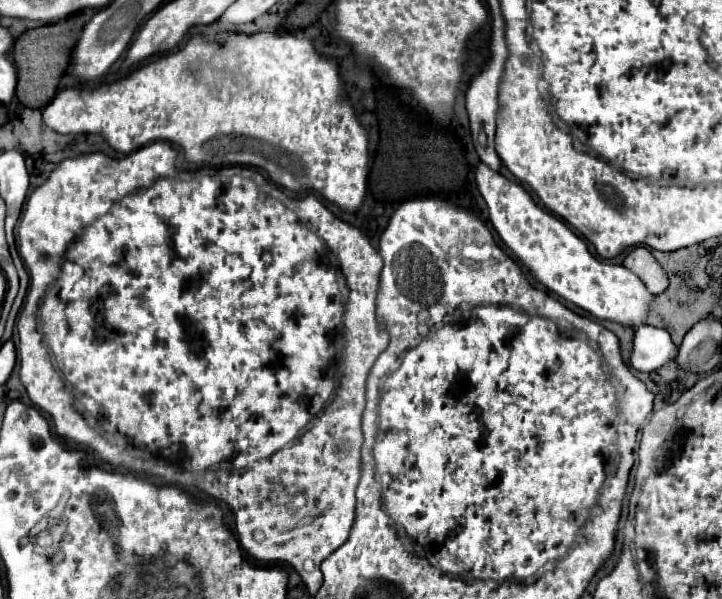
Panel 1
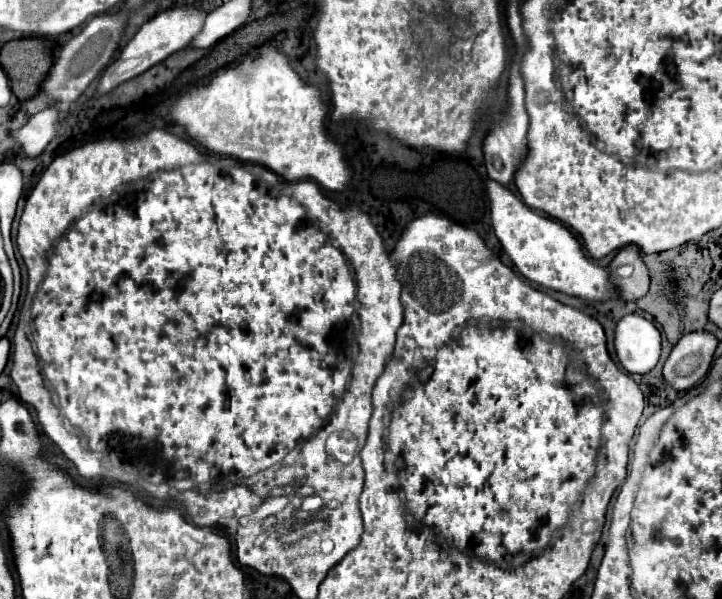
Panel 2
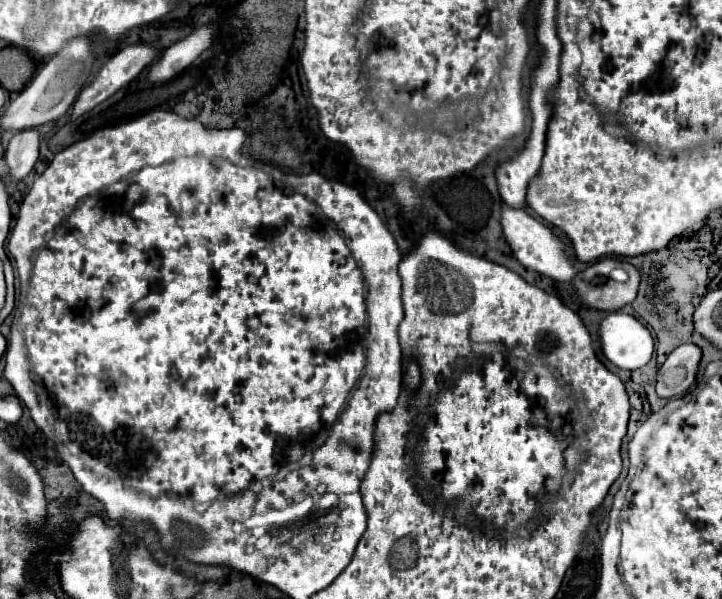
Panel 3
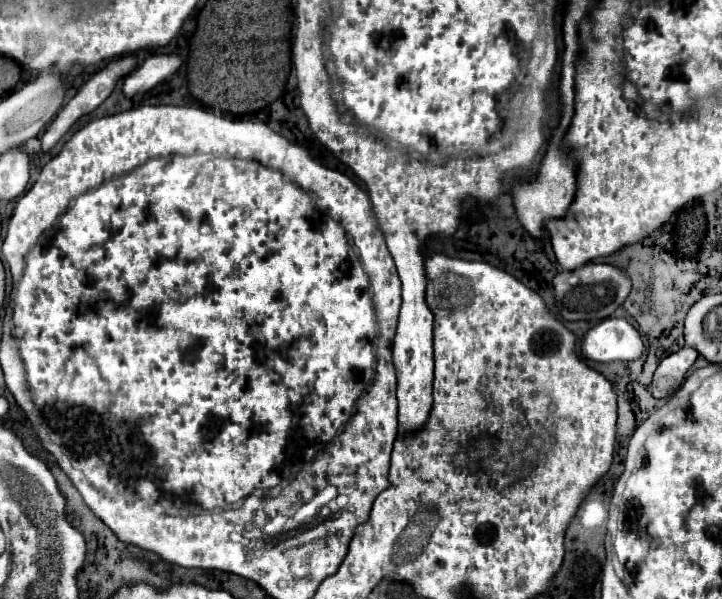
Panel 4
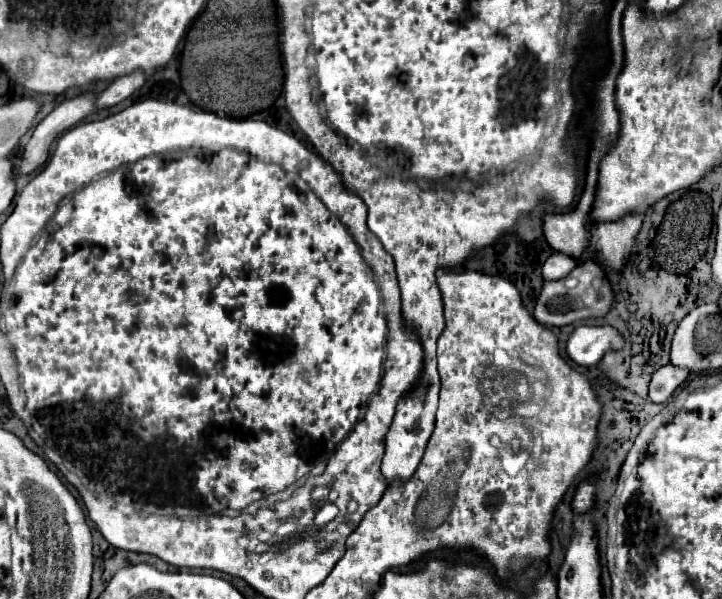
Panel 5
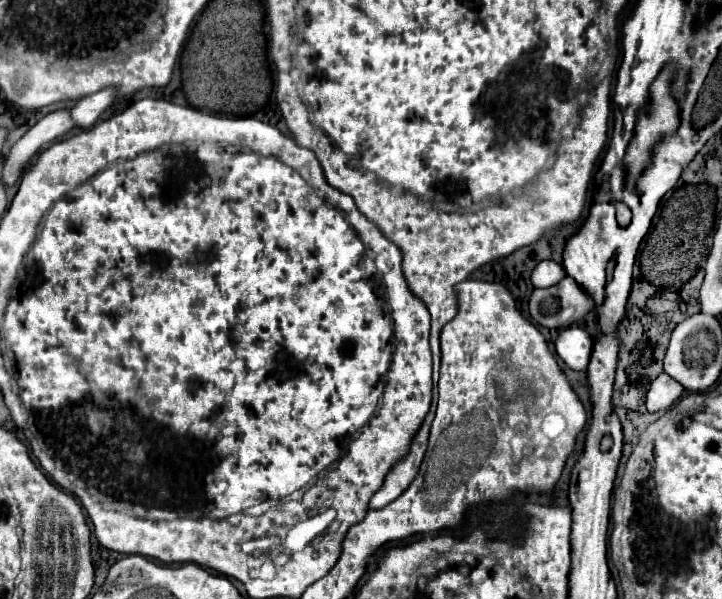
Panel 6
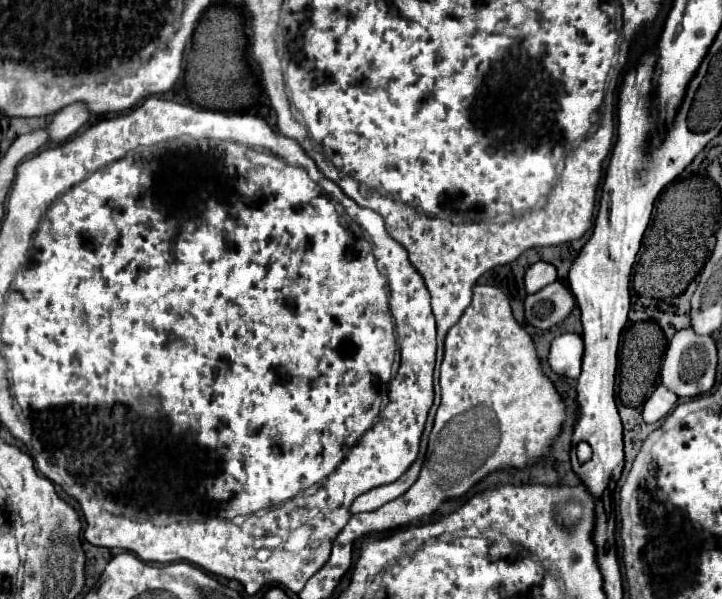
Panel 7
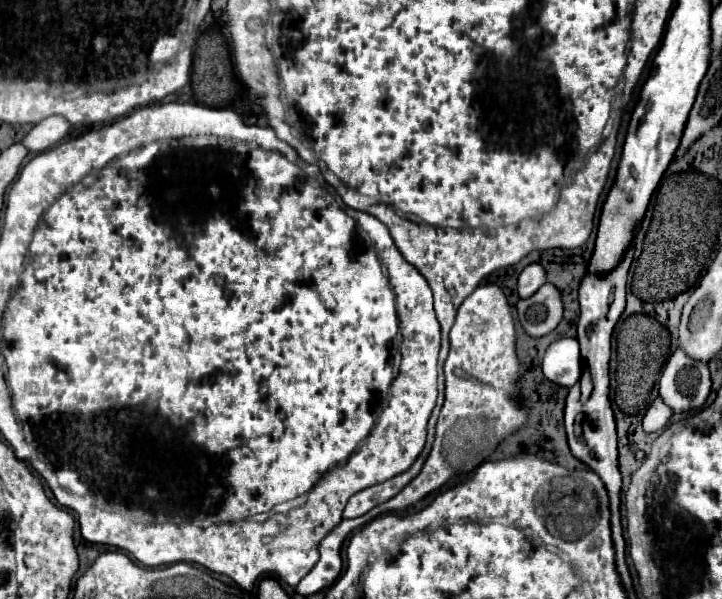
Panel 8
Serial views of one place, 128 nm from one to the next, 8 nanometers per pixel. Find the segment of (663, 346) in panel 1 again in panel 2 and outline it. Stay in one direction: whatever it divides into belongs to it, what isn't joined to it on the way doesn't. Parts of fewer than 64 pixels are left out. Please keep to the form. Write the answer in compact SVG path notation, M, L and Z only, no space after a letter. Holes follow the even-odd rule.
M630 314L616 324L614 346L626 372L646 374L660 360L662 334L650 320Z

